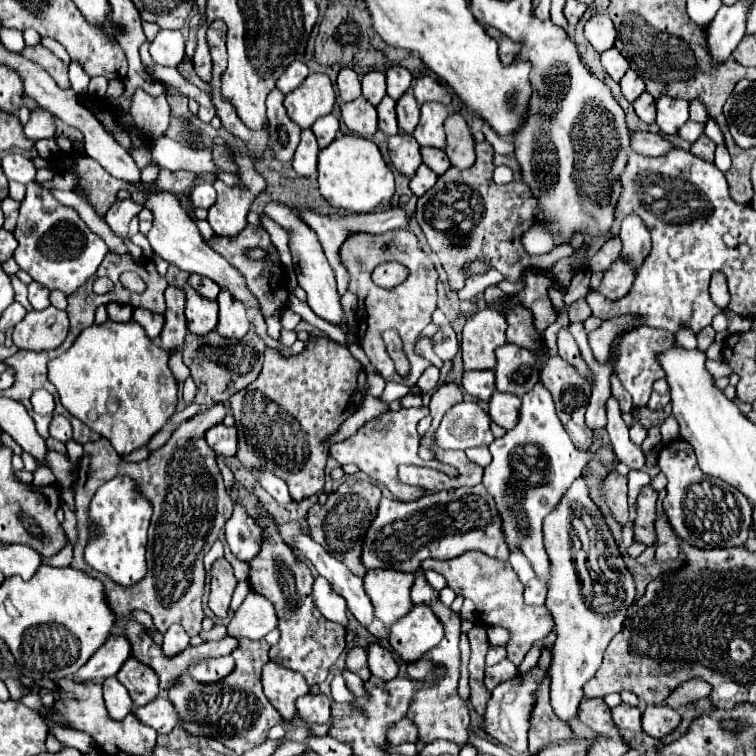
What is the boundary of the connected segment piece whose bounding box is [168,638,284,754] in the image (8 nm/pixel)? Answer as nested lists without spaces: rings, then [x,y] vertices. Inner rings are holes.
[[[238,638],[238,642],[240,646],[232,654],[236,660],[236,668],[226,680],[216,682],[214,686],[202,686],[186,676],[182,678],[182,682],[178,682],[178,686],[174,686],[174,690],[168,690],[168,698],[170,702],[174,702],[186,730],[198,736],[214,736],[224,746],[236,750],[236,754],[244,754],[246,750],[260,746],[266,740],[268,730],[276,724],[282,724],[284,720],[264,696],[260,684],[260,672],[262,666],[268,662],[270,644],[264,638]]]

